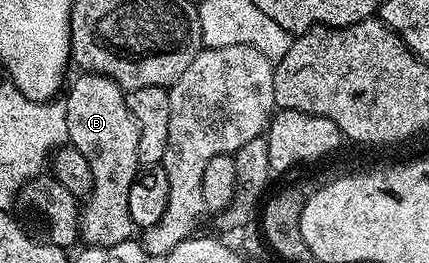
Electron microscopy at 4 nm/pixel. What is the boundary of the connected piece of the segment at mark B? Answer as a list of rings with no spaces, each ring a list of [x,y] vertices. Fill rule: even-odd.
[[[83,72],[80,78],[70,86],[65,94],[67,104],[67,137],[70,145],[88,158],[93,172],[92,192],[81,206],[79,216],[79,233],[82,241],[89,246],[112,246],[132,241],[131,230],[136,229],[135,221],[129,216],[129,188],[135,175],[139,173],[139,157],[137,156],[137,120],[133,120],[133,112],[127,107],[127,96],[124,87],[116,79],[106,78],[104,74]]]

